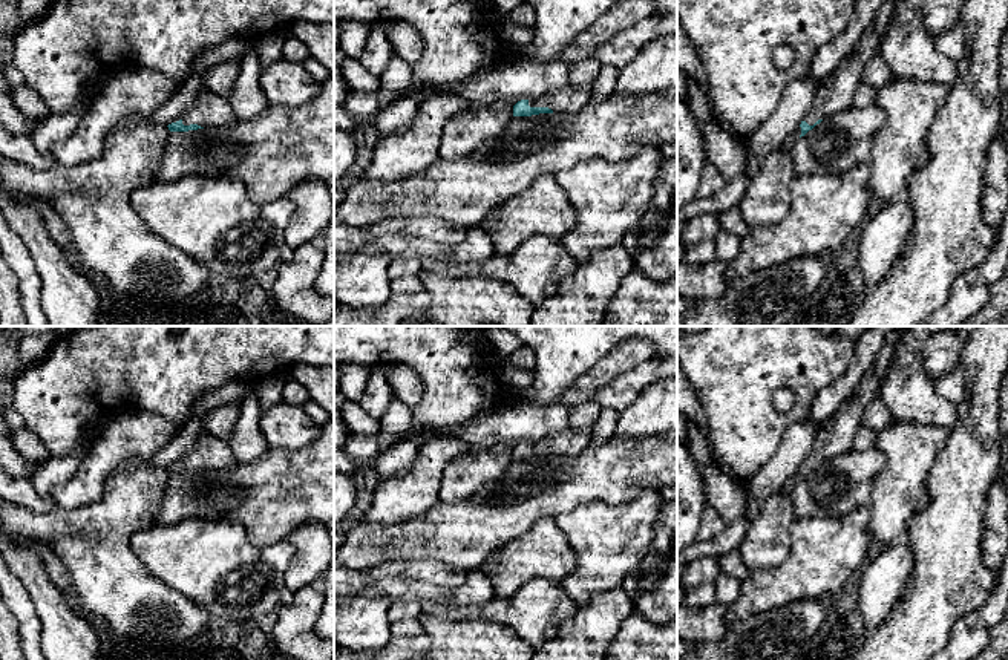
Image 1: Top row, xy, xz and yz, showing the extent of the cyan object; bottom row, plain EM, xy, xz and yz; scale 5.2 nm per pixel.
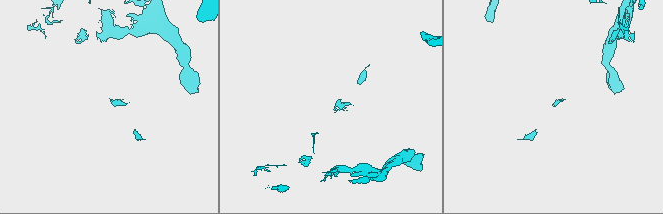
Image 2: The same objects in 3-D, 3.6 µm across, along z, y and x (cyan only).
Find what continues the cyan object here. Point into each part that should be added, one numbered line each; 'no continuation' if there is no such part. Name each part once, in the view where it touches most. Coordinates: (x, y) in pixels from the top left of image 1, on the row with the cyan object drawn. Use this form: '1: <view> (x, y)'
1: xy (209, 111)

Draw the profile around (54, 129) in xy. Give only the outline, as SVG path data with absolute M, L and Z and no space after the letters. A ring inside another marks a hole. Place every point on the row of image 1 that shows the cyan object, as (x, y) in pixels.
M78 112L51 113L43 121L35 123L31 139L37 152L43 156L49 155L55 144L66 141L75 132L81 118L83 115Z

